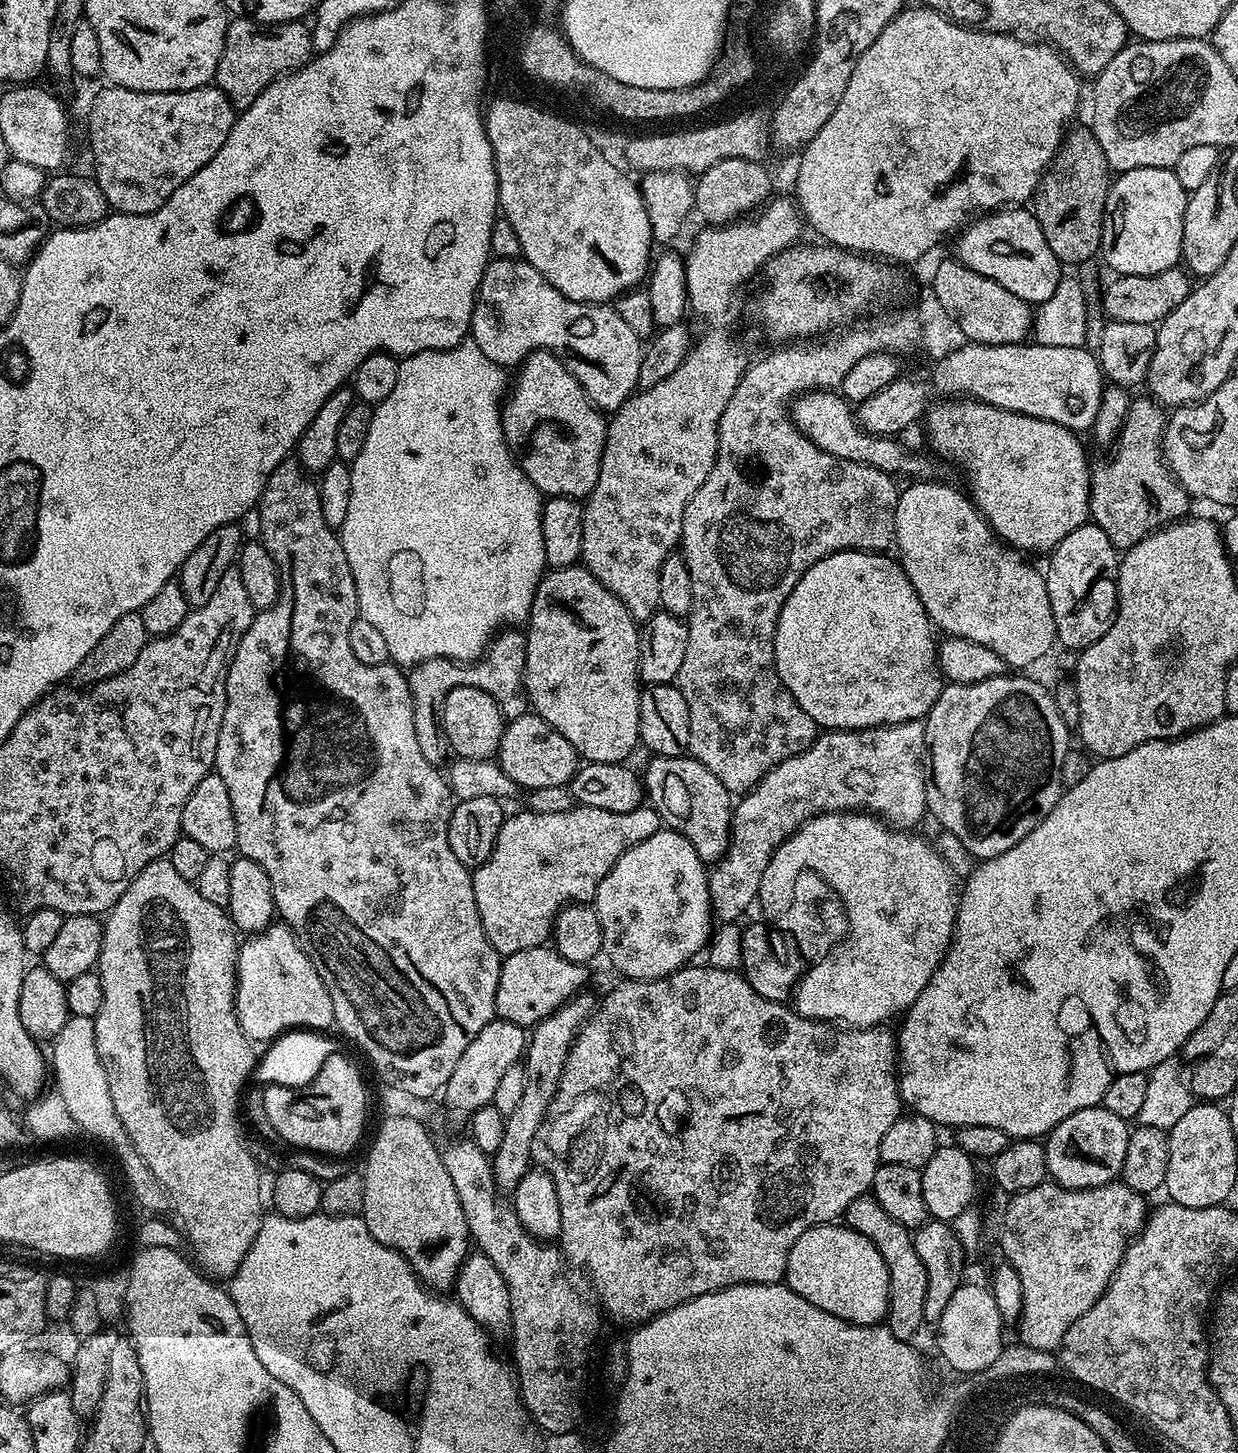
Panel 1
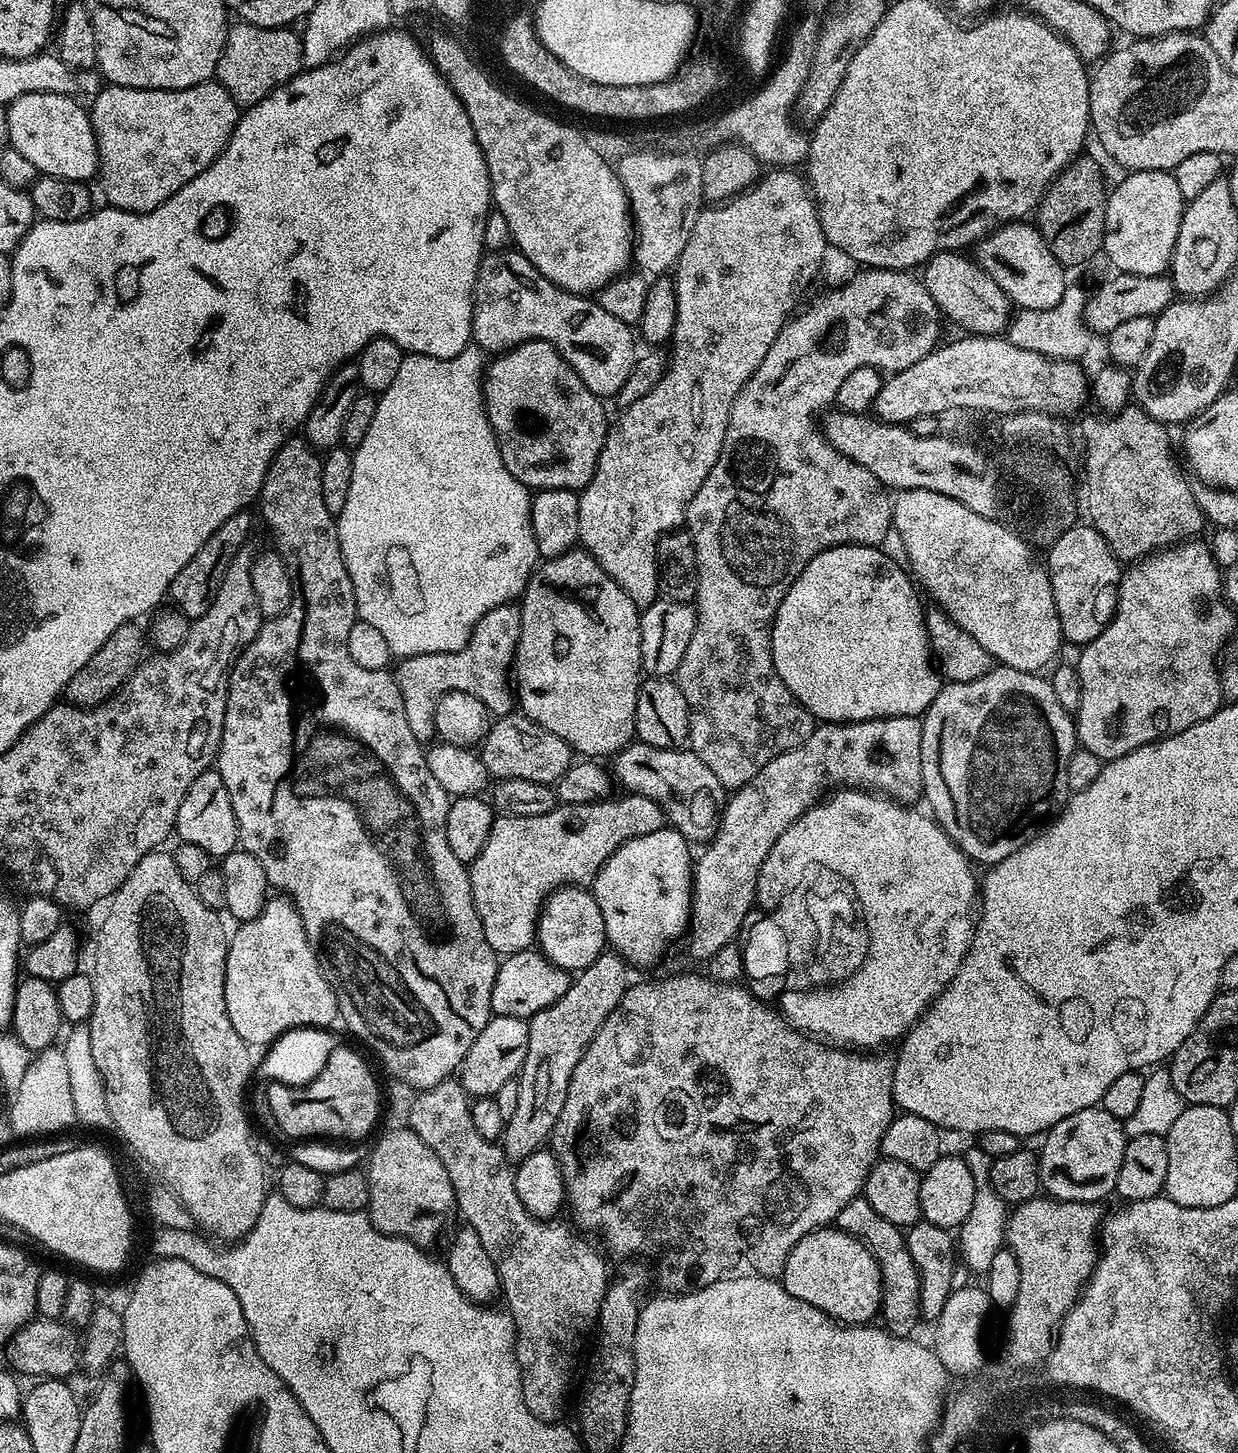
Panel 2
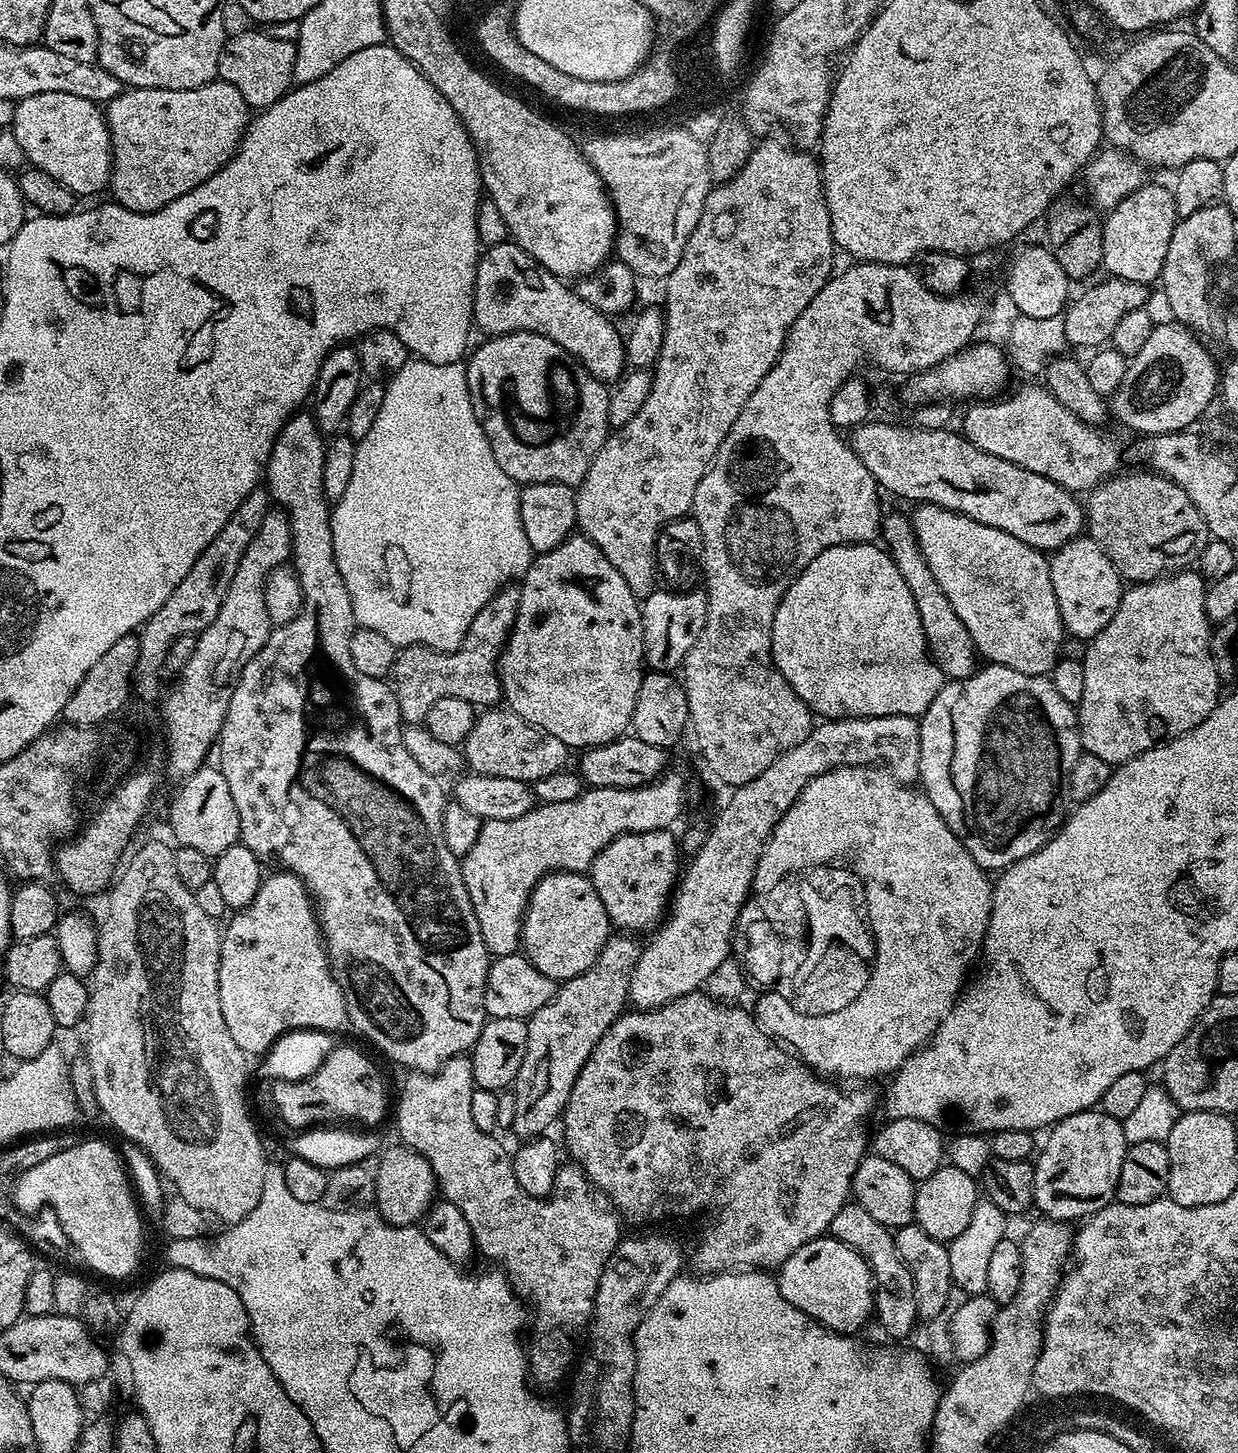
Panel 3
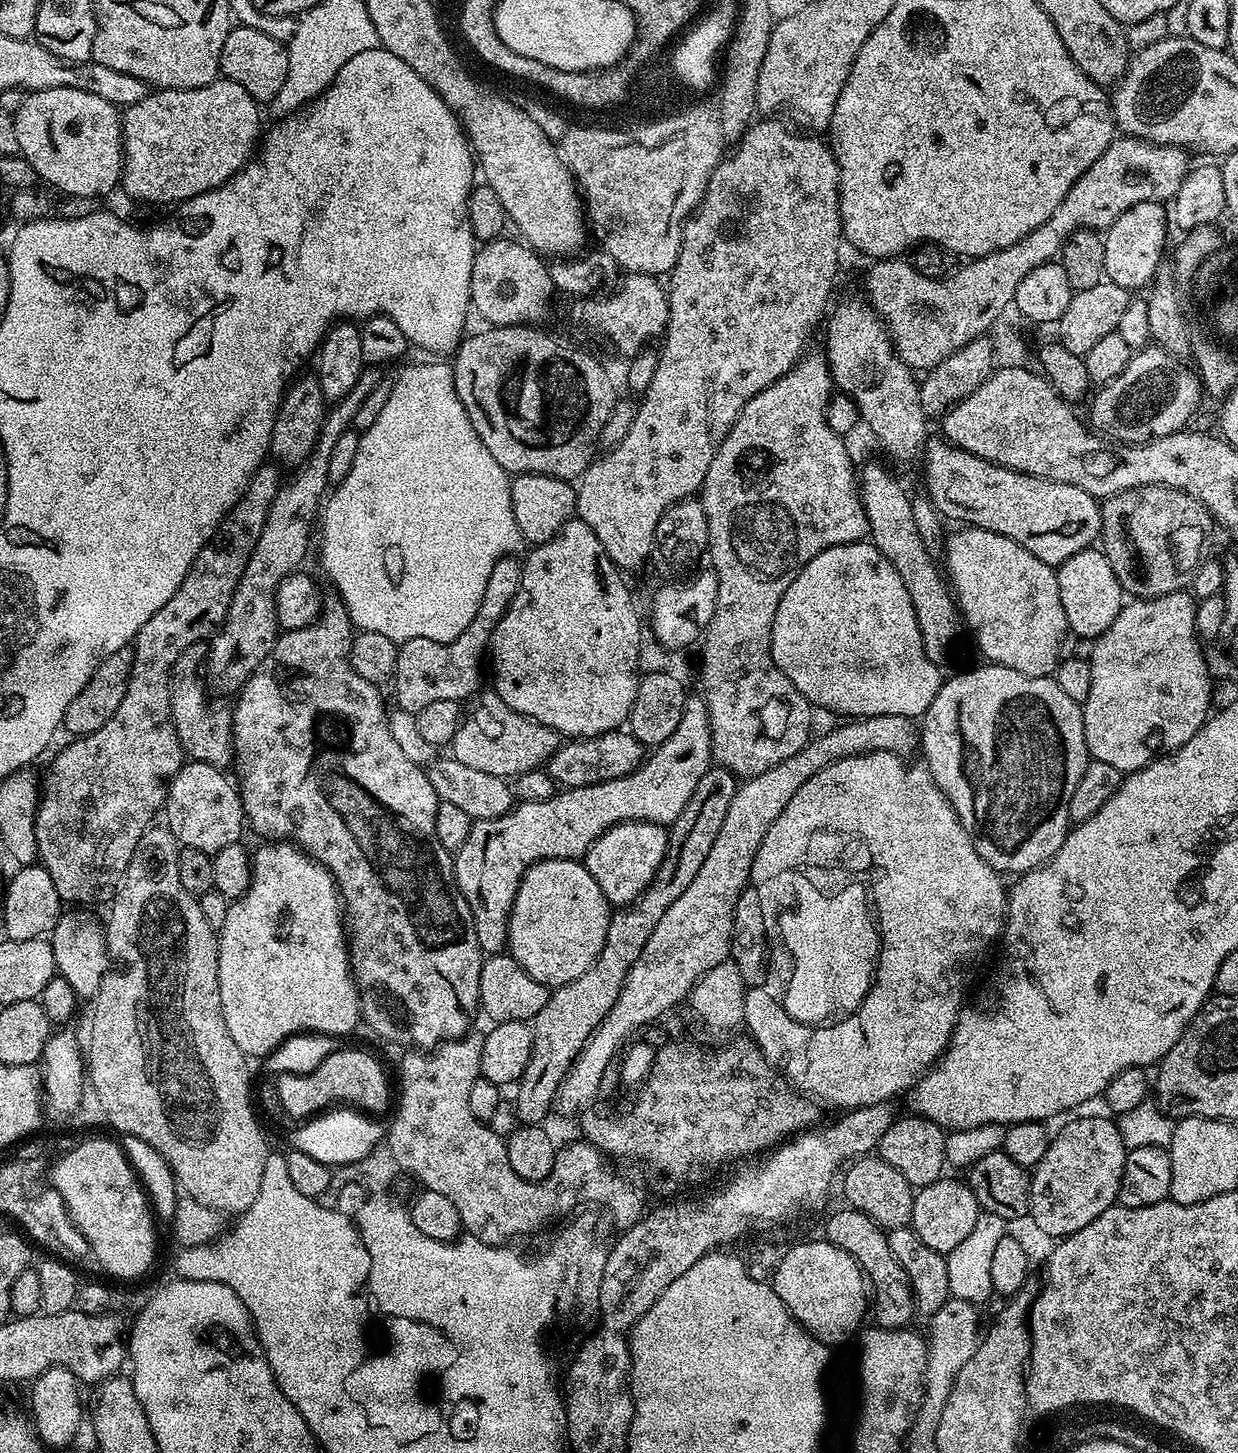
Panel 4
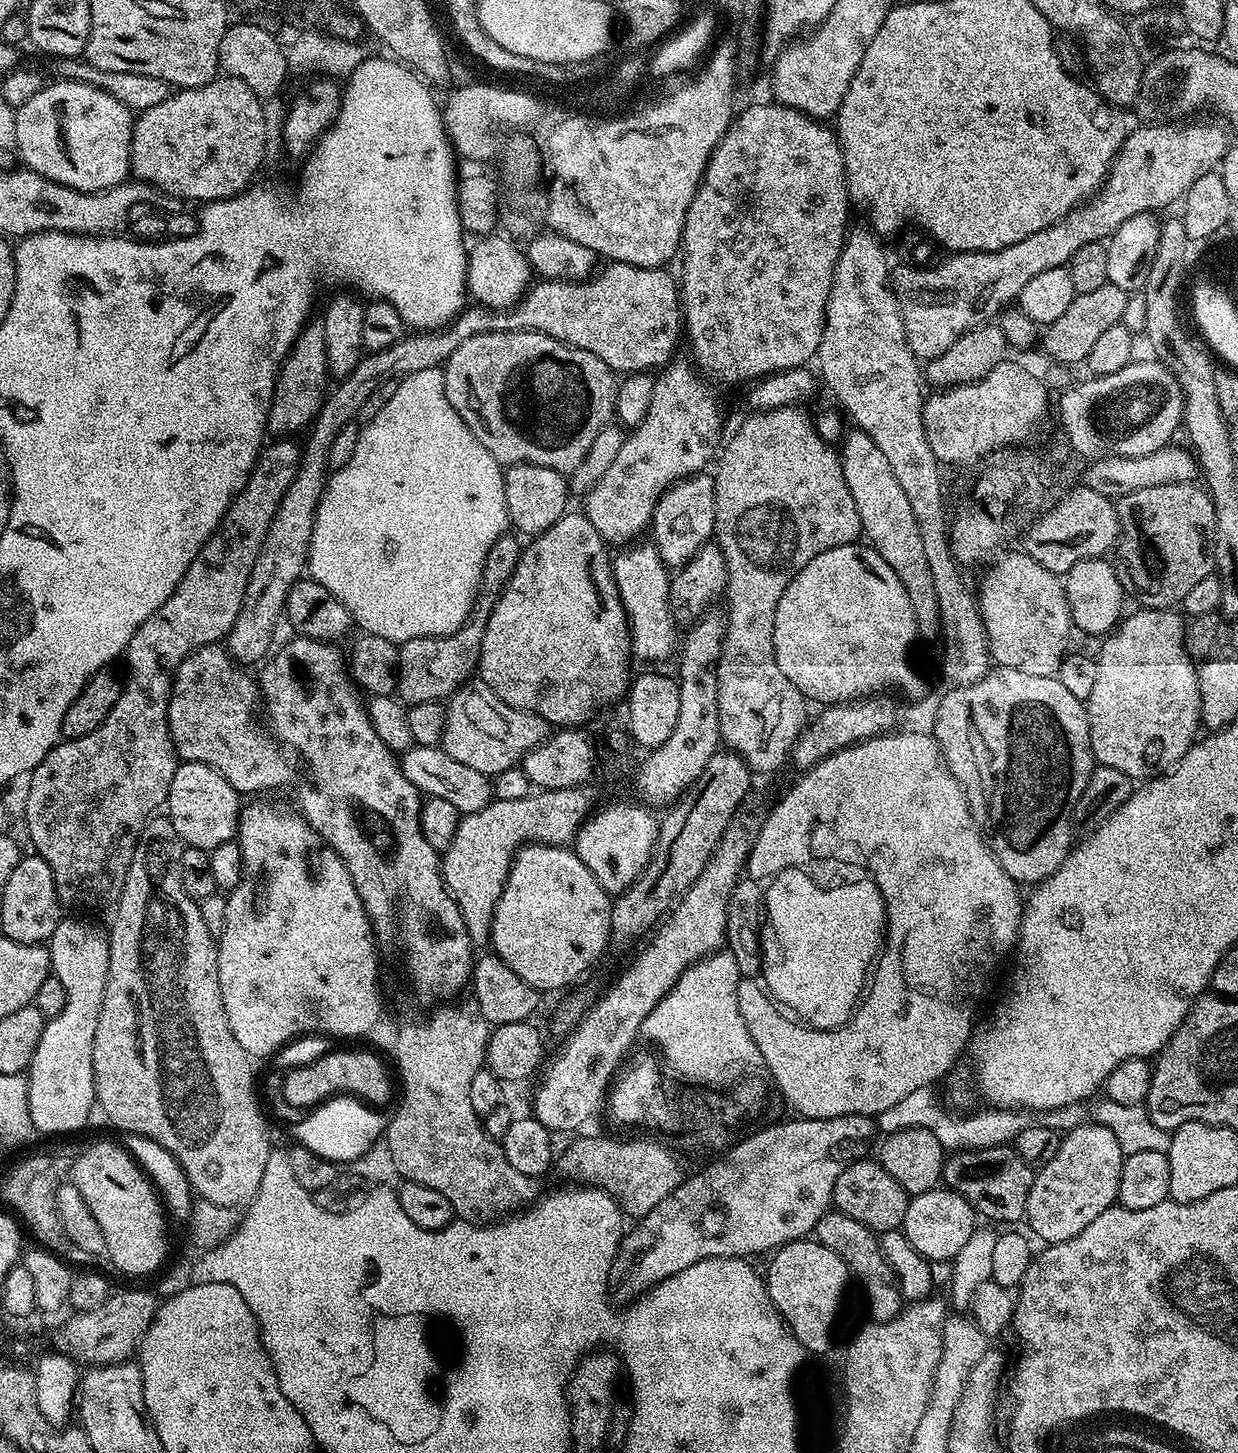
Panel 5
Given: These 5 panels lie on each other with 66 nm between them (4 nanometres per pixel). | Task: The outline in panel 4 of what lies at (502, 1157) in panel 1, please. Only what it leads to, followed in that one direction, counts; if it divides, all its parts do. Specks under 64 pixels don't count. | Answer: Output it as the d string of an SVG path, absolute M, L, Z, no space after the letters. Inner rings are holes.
M719 766L709 768L706 774L702 774L702 782L694 786L694 794L690 794L690 802L686 802L686 810L678 814L678 818L668 828L668 849L662 858L662 866L656 871L656 877L650 882L650 886L634 901L633 904L620 906L615 909L610 918L610 926L606 930L606 942L602 946L602 954L582 974L582 978L574 978L574 982L566 982L562 987L555 989L549 995L546 1006L538 1010L532 1026L532 1053L530 1062L526 1062L526 1070L520 1075L514 1091L514 1107L516 1115L525 1124L540 1124L548 1116L548 1111L553 1111L556 1103L556 1095L560 1092L562 1082L570 1070L570 1066L576 1062L578 1054L586 1046L586 1042L594 1034L594 1030L610 1014L610 1006L618 1000L618 994L622 994L622 986L626 982L626 974L634 962L638 962L638 954L642 954L642 946L654 934L654 926L666 914L666 910L677 898L686 891L686 886L694 882L694 874L706 862L706 854L710 854L710 846L714 846L714 838L718 838L718 830L722 830L722 822L726 819L726 810L730 810L730 802L734 802L734 794L738 787L737 777Z

